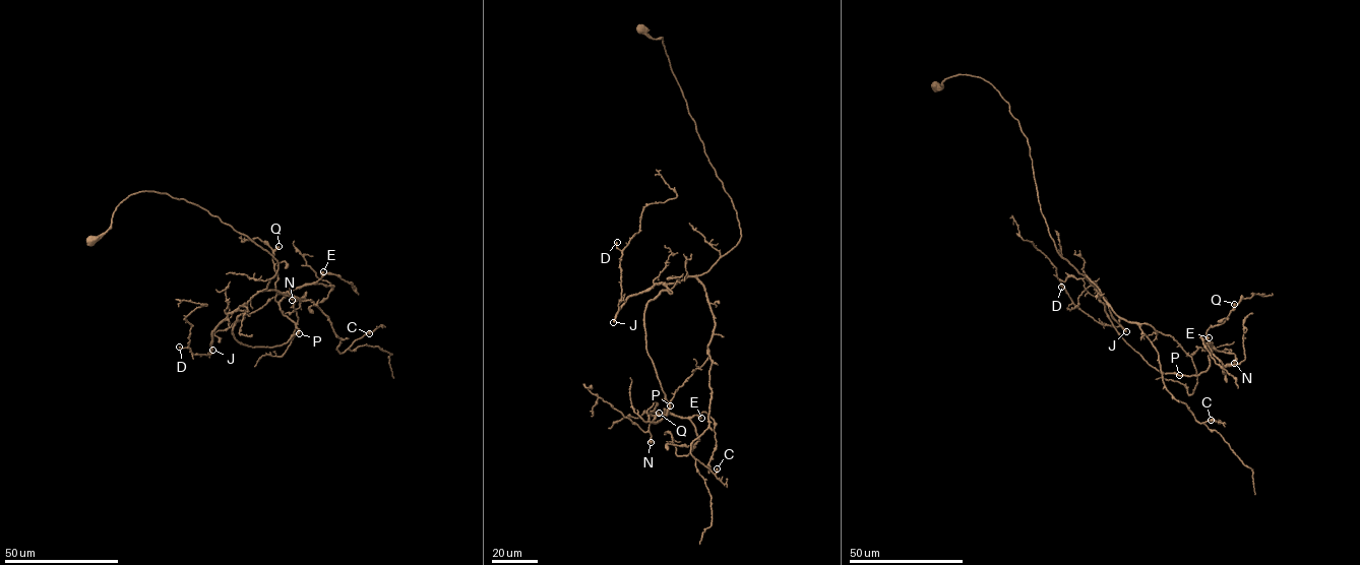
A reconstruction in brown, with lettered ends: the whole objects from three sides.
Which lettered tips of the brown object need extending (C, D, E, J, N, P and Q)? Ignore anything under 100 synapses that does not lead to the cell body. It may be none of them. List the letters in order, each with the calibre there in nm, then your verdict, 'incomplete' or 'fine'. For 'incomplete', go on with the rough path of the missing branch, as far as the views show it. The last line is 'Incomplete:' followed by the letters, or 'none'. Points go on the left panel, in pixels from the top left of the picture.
C: 480 nm | fine
D: 360 nm | fine
E: 480 nm | fine
J: 380 nm | incomplete | (212, 350), (226, 353), (245, 334), (279, 326), (325, 365), (343, 370), (361, 355), (369, 371)
N: 500 nm | fine
P: 280 nm | fine
Q: 500 nm | fine
Incomplete: J

